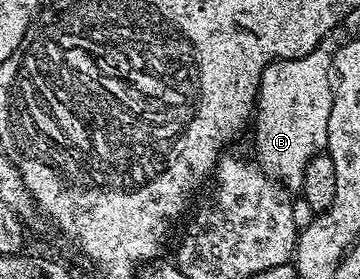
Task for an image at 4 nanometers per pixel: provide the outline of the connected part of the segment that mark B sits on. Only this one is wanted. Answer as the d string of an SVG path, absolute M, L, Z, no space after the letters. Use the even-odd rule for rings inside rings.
M321 44L310 54L294 59L274 60L263 68L260 79L254 114L255 159L268 176L290 190L301 187L308 162L328 145L330 110L333 106L333 51L328 46Z

